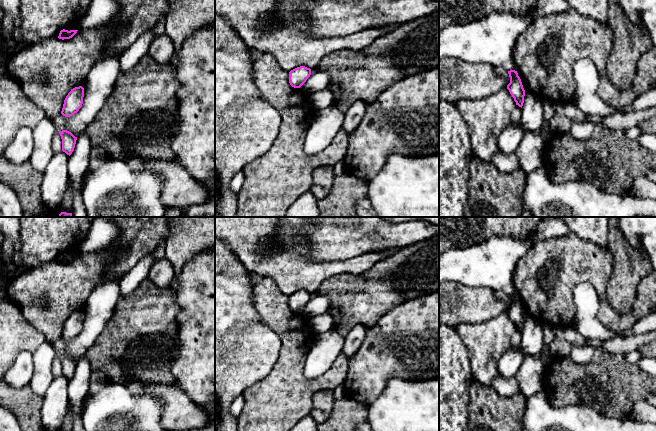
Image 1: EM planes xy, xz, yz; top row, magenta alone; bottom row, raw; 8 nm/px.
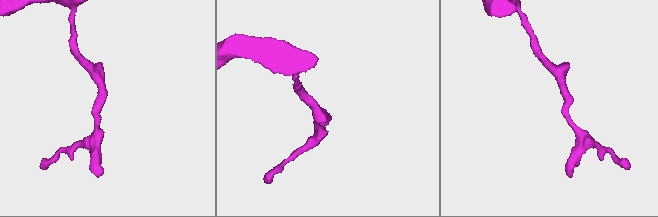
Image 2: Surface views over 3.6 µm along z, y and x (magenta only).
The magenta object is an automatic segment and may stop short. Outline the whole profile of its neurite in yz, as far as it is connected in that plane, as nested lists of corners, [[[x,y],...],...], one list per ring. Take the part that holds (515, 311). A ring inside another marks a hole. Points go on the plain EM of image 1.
[[[515,294],[508,295],[508,298],[510,301],[510,307],[507,309],[507,313],[514,322],[516,329],[522,332],[524,327],[525,314],[523,312],[521,303]]]

